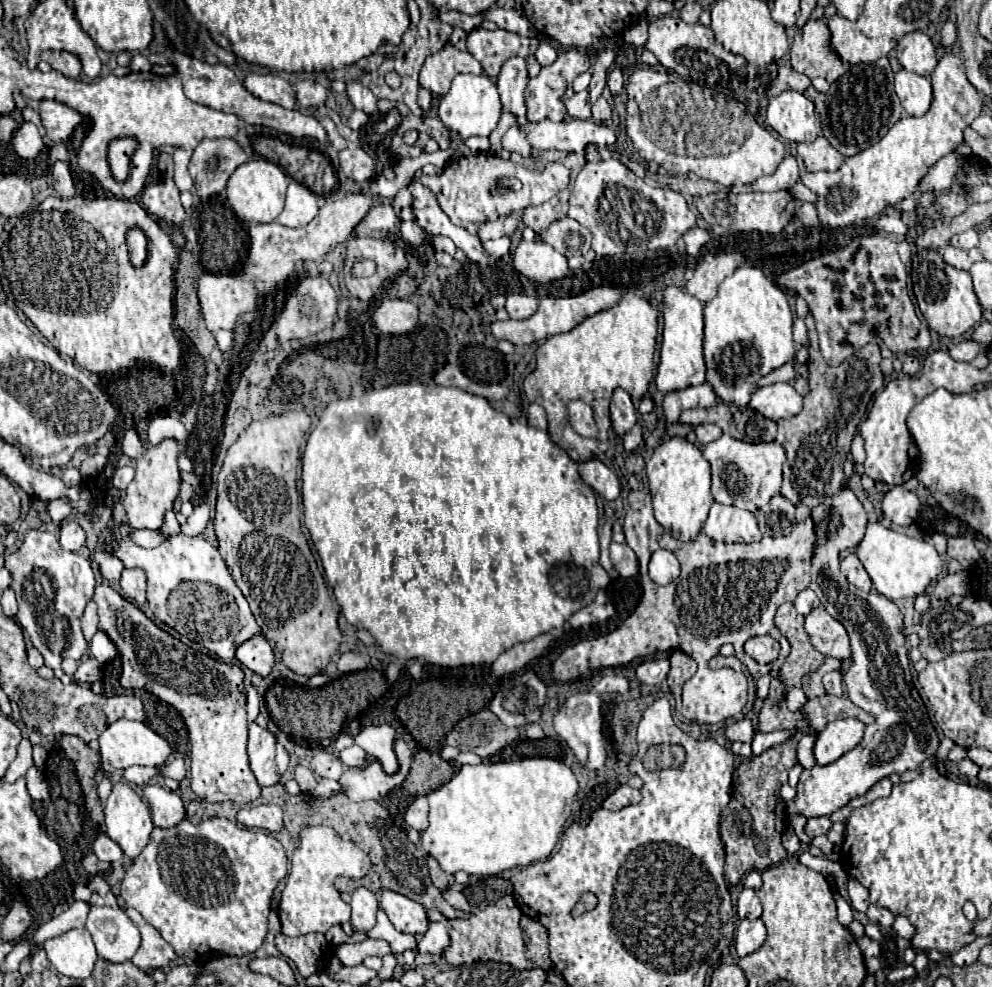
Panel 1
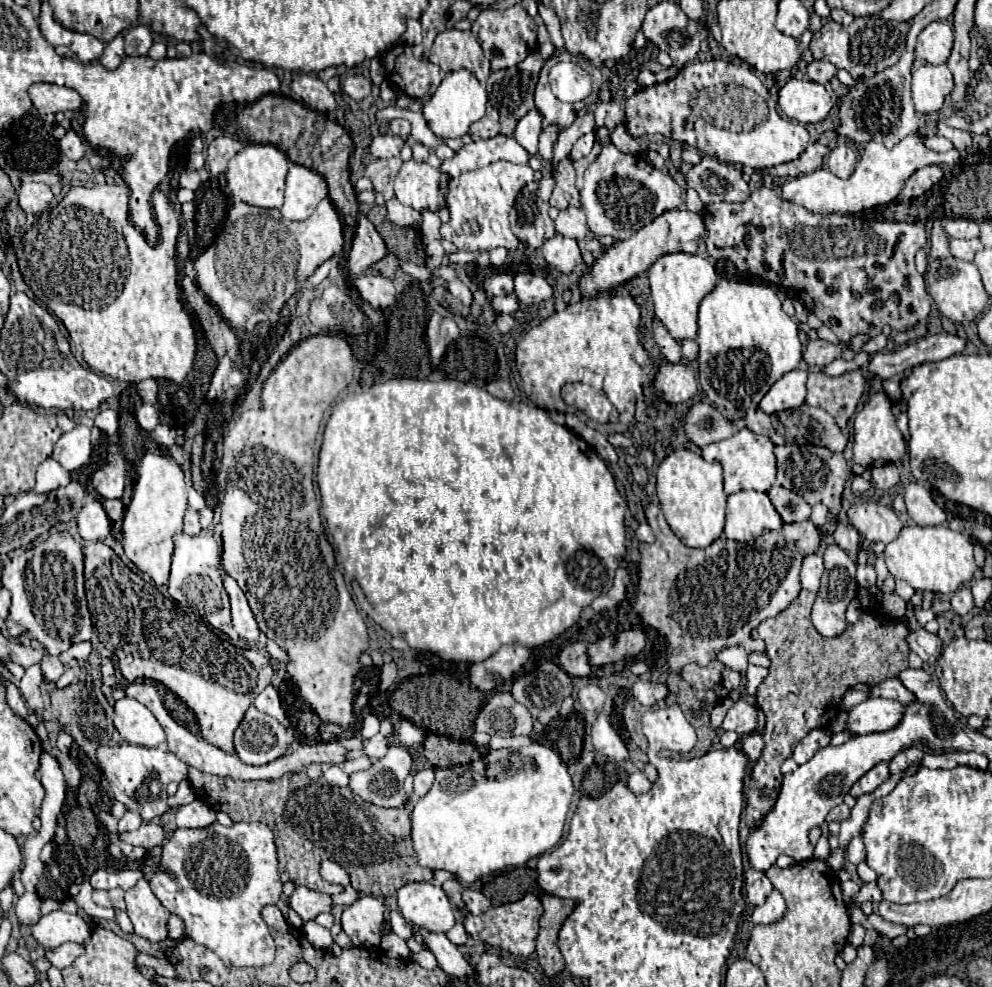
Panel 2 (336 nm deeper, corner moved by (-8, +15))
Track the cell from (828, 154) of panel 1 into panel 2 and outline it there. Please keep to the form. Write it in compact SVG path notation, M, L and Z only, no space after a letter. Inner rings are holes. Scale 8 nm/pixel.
M837 143L829 157L827 157L827 167L831 173L835 173L837 177L841 179L849 179L855 171L855 165L857 165L857 151L855 147L847 145L847 143Z

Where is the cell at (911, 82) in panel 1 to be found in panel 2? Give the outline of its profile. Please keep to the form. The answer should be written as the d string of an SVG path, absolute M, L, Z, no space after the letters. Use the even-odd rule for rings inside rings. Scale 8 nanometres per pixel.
M921 65L913 71L913 105L919 113L935 113L953 91L953 75L947 65Z

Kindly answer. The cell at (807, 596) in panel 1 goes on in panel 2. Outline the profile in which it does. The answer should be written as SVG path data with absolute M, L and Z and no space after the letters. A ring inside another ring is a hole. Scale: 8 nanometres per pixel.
M819 553L807 555L807 557L803 559L803 567L801 567L801 585L803 585L807 591L817 593L817 591L819 591L821 573L823 573L821 555L819 555Z

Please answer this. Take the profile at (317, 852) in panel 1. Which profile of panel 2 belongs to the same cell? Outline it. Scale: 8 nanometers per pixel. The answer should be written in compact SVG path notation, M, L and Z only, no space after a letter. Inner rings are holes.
M297 887L291 895L291 909L303 919L303 923L315 919L323 911L331 911L331 897L325 893L315 893L307 887Z

